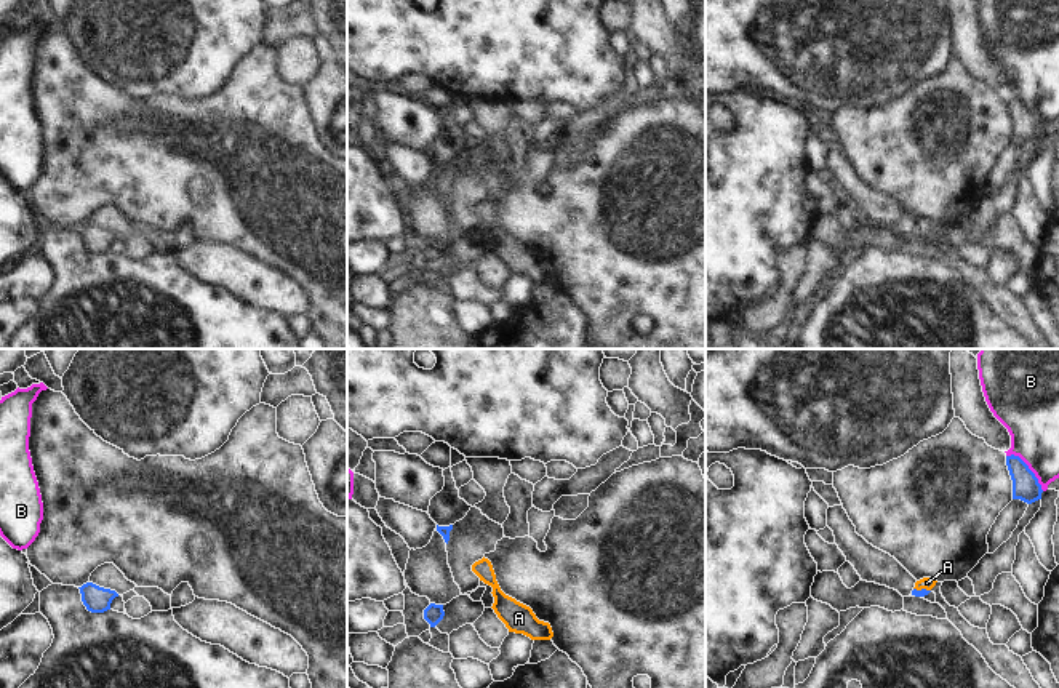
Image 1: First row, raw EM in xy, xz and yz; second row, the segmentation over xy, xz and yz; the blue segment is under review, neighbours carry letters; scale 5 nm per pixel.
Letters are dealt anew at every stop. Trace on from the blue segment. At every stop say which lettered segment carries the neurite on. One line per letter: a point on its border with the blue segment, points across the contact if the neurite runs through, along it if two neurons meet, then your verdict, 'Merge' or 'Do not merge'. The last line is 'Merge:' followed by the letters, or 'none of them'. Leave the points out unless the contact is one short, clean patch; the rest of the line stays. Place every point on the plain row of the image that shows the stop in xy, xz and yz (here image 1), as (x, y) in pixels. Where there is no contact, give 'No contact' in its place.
A: Touches blue at yz (922, 231). Path across: yz (915, 234), (922, 231), (927, 224). Merge
B: Touches blue at yz (1027, 109). Do not merge
Merge: A.

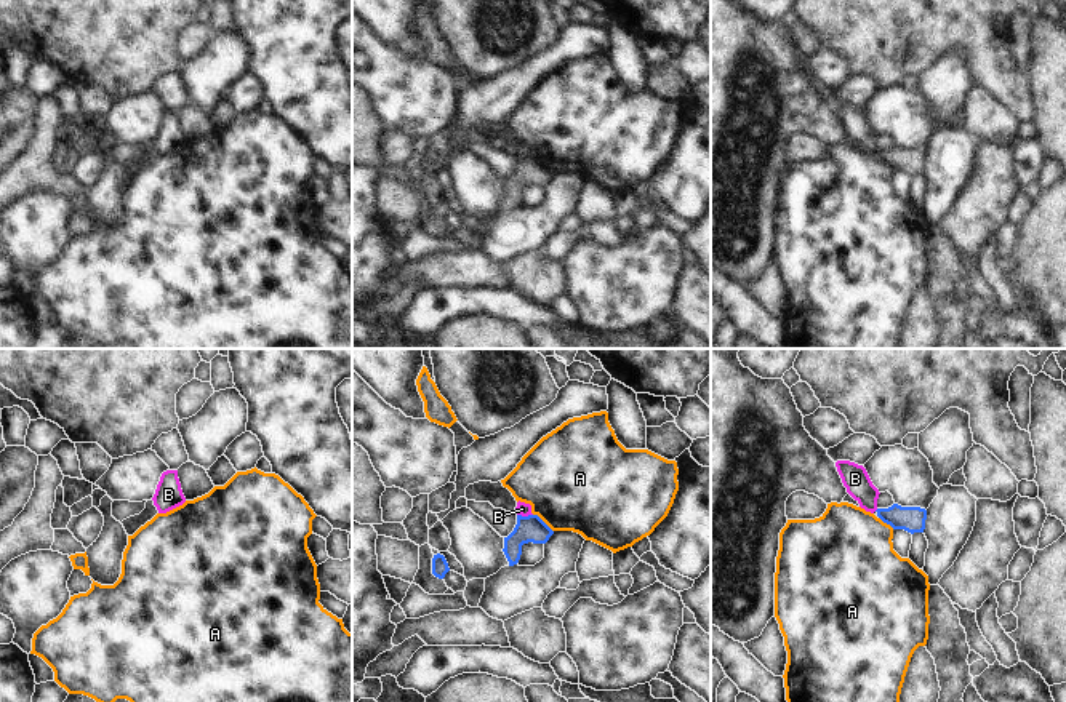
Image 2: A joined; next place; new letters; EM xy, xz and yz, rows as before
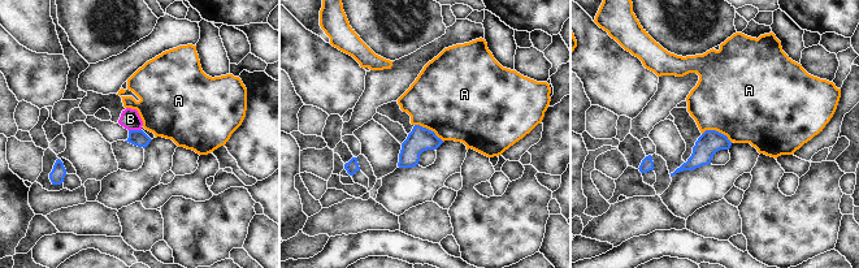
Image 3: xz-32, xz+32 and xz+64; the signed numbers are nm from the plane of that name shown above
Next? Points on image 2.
A: Touches blue at xz (543, 163). Do not merge
B: Touches blue at xz (525, 159). Boundary: xz (517, 155), (532, 157). Do not merge
Merge: none of them.

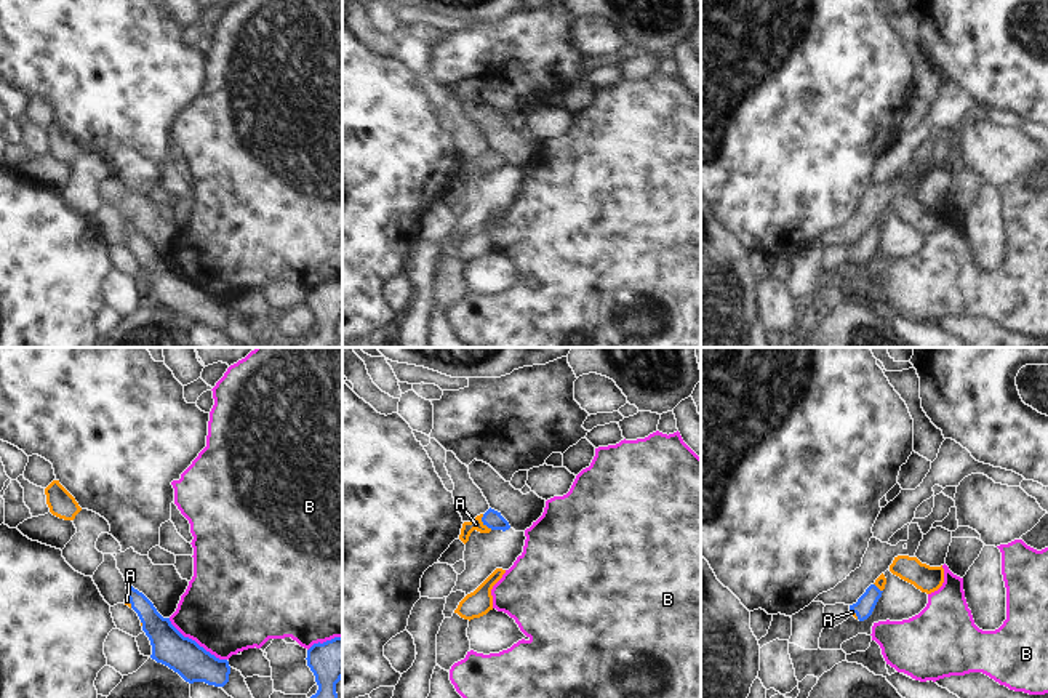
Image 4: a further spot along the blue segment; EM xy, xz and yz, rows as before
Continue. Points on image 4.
A: Touches blue at xz (484, 164). Path across: xz (493, 160), (484, 164), (476, 165). Merge
B: Touches blue at xy (196, 284). Do not merge
Merge: A.

